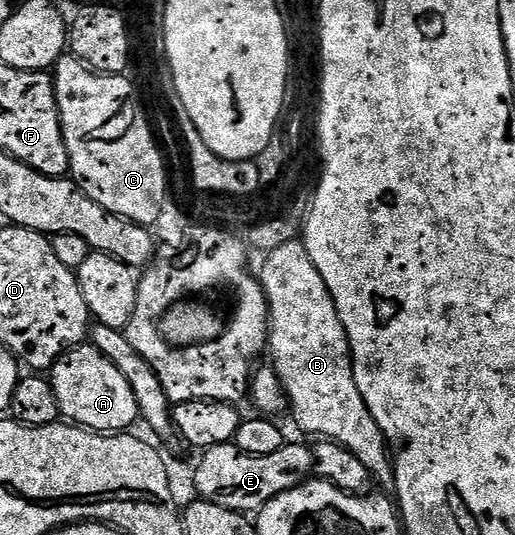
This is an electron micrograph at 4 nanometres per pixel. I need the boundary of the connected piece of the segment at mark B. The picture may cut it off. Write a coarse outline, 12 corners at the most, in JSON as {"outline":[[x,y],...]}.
{"outline":[[304,240],[264,254],[271,368],[297,425],[392,490]]}

